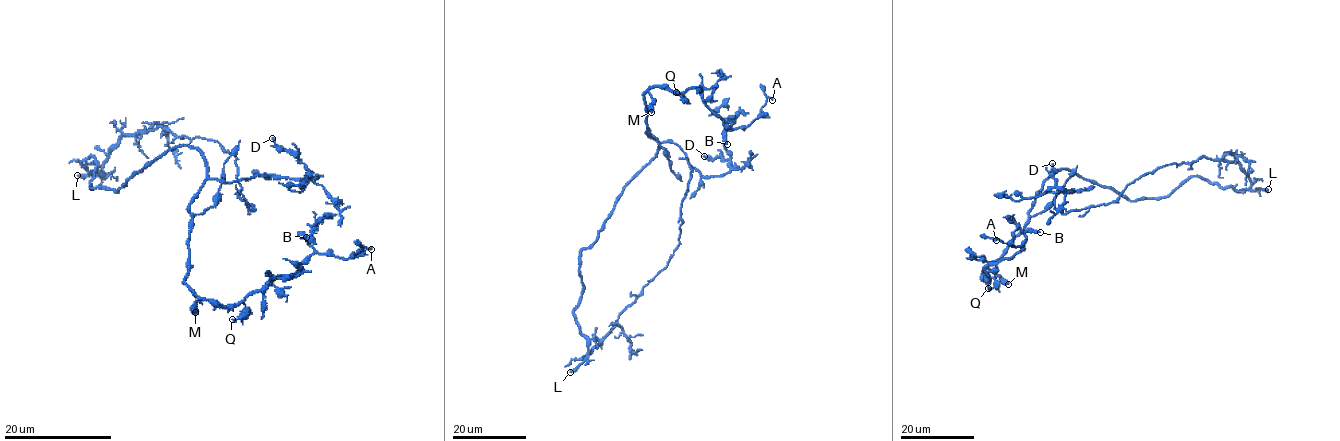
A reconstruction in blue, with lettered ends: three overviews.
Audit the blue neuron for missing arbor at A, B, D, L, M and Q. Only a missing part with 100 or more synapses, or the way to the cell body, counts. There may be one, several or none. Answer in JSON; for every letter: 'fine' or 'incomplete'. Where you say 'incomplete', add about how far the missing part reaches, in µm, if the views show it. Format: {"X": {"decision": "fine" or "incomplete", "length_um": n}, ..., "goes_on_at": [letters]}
{"A": {"decision": "fine"}, "B": {"decision": "fine"}, "D": {"decision": "fine"}, "L": {"decision": "incomplete", "length_um": 120}, "M": {"decision": "fine"}, "Q": {"decision": "fine"}, "goes_on_at": ["L"]}

